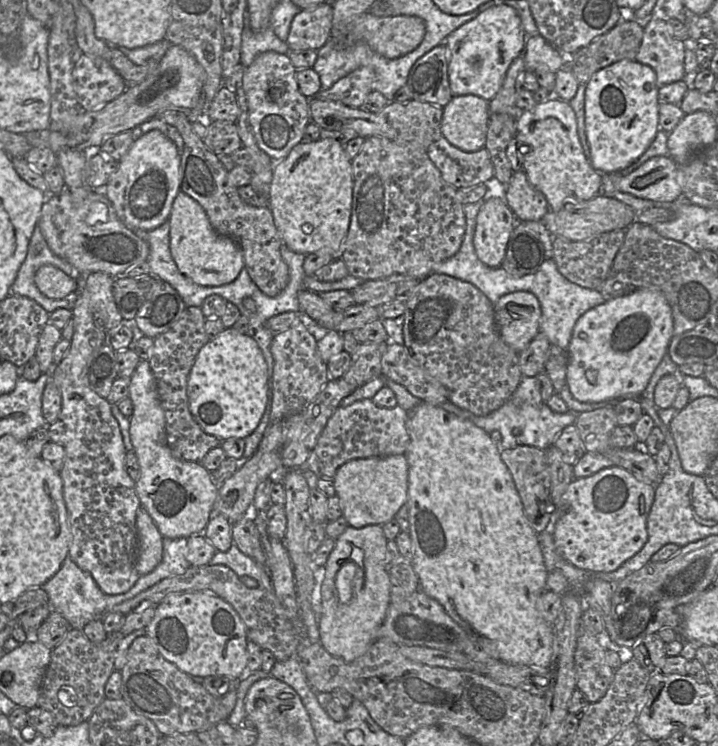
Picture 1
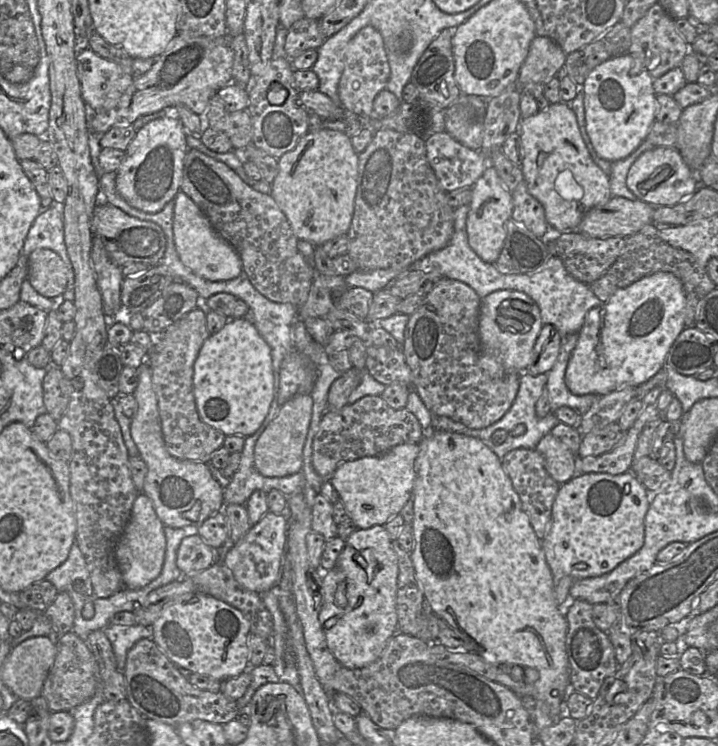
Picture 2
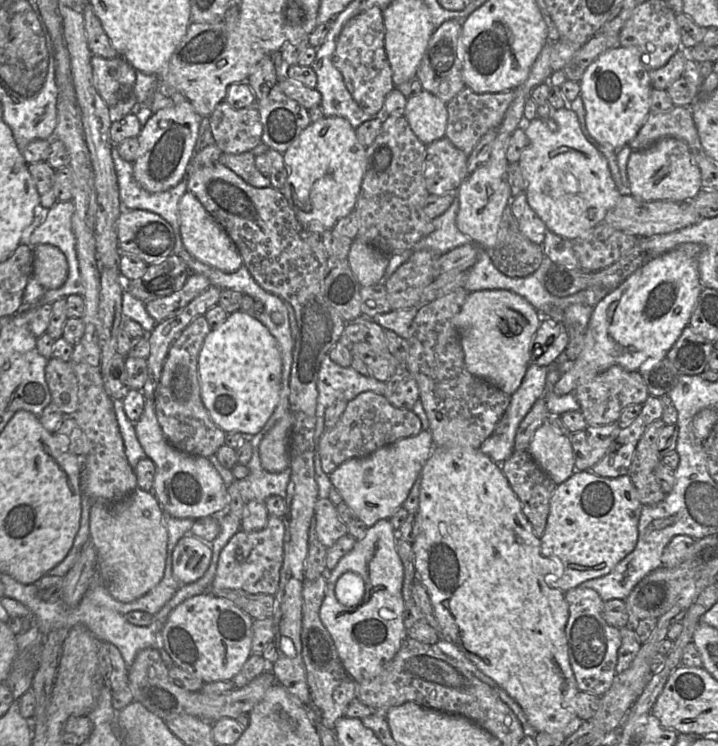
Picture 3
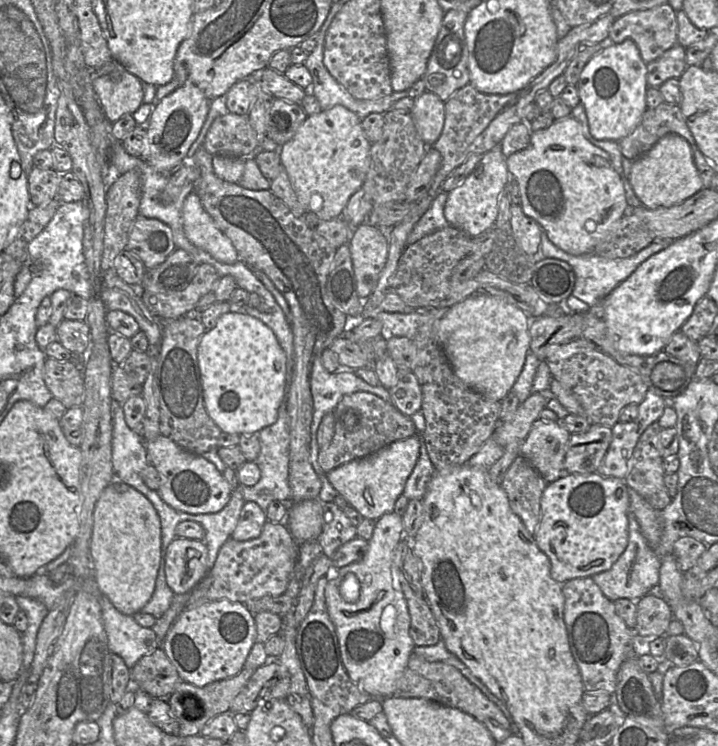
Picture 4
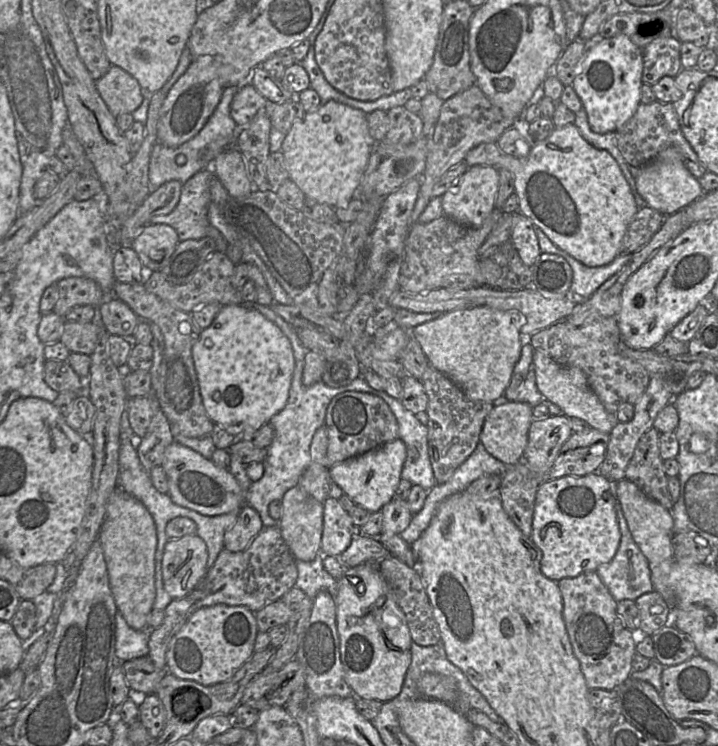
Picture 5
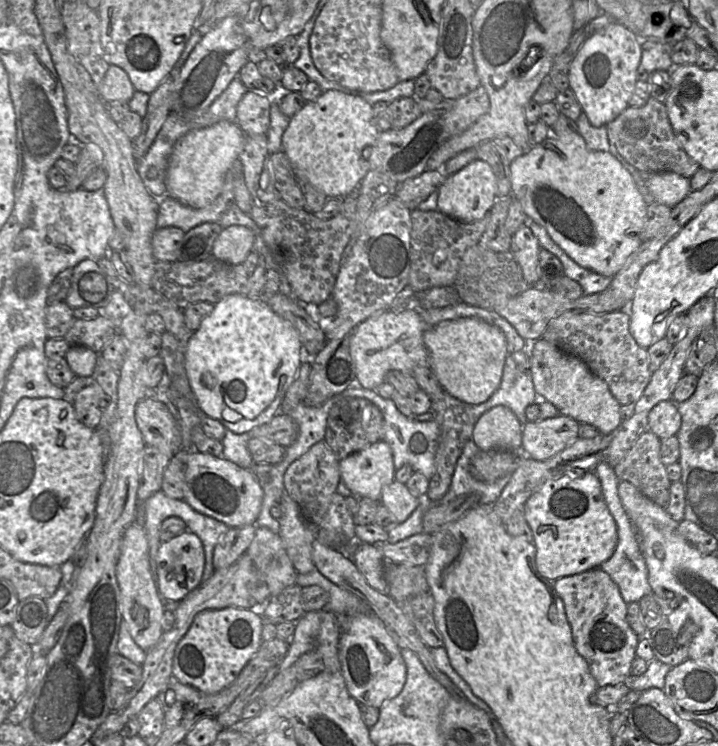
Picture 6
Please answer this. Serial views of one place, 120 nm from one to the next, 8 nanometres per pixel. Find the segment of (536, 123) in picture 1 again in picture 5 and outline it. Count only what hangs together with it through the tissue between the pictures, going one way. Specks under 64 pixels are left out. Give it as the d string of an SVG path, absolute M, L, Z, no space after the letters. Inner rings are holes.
M575 124L555 128L550 136L534 144L528 156L516 158L504 153L496 143L482 143L466 155L468 167L475 165L507 169L514 175L519 211L561 250L588 267L600 267L622 253L622 240L633 217L640 209L621 168L612 155L587 142Z

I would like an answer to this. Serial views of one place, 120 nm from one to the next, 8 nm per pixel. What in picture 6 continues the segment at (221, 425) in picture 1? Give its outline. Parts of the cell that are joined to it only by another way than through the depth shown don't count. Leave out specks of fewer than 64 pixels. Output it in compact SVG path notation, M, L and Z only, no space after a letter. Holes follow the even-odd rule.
M229 294L214 305L214 309L202 322L199 328L189 339L186 354L185 367L187 375L196 396L199 408L208 416L218 419L227 429L236 434L247 433L254 427L269 422L280 410L282 400L293 383L296 372L301 364L300 348L302 346L297 329L287 320L276 314L271 307L262 300L251 299L241 294Z

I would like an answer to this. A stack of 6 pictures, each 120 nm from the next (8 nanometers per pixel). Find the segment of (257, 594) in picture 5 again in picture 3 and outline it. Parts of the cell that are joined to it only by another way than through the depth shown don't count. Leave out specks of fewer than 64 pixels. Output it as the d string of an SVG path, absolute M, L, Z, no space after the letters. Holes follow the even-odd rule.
M269 516L264 529L253 532L238 531L220 553L213 589L241 589L250 594L275 595L284 561L285 526L283 518Z

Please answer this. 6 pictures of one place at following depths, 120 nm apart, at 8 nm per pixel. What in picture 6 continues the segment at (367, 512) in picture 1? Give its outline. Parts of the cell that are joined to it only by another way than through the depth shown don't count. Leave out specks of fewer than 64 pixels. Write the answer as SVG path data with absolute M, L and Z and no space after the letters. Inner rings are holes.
M383 440L340 460L339 468L342 480L359 498L368 497L381 502L382 489L395 480L393 452L390 445Z

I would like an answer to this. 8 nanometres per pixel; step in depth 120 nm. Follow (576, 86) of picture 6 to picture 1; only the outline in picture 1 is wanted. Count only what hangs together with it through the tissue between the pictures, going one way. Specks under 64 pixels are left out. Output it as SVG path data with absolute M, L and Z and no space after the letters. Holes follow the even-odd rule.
M624 59L593 74L586 84L585 133L596 171L621 171L649 148L660 128L658 91L655 71L637 60Z

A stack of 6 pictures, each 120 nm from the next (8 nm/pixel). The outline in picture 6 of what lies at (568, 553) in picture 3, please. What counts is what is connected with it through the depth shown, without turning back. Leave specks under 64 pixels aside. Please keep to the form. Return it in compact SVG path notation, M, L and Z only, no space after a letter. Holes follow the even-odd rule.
M586 472L577 478L563 475L545 481L526 501L523 511L533 534L537 570L551 582L599 568L615 551L617 524L594 472Z

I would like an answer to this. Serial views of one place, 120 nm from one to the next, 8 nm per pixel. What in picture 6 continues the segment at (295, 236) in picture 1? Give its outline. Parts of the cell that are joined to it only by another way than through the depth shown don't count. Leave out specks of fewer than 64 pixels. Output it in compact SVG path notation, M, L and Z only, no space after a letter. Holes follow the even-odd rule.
M327 90L322 92L322 94L316 100L306 102L304 107L290 118L288 127L286 128L282 137L282 151L285 152L285 154L287 155L290 164L294 170L294 174L296 175L296 183L297 177L307 177L311 185L314 186L317 190L319 190L323 194L325 194L326 197L344 198L350 193L354 193L357 191L361 180L370 170L370 165L368 161L370 149L366 148L375 145L379 133L380 131L373 122L373 107L369 103L367 103L363 98L356 95L345 94L338 90Z

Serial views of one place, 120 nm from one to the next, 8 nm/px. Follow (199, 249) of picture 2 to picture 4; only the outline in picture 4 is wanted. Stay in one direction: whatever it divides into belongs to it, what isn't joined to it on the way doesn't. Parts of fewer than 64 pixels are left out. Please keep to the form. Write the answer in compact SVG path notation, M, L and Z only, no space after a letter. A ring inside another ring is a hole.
M196 192L186 197L182 217L184 232L190 242L222 263L232 264L239 260L231 240L206 212Z

